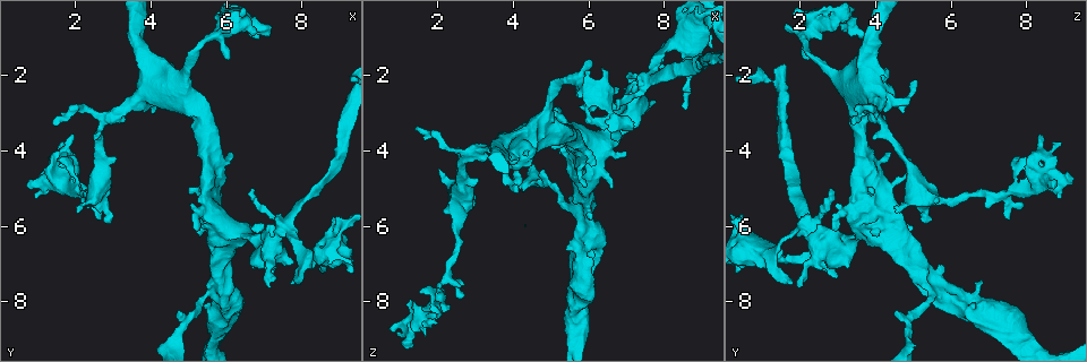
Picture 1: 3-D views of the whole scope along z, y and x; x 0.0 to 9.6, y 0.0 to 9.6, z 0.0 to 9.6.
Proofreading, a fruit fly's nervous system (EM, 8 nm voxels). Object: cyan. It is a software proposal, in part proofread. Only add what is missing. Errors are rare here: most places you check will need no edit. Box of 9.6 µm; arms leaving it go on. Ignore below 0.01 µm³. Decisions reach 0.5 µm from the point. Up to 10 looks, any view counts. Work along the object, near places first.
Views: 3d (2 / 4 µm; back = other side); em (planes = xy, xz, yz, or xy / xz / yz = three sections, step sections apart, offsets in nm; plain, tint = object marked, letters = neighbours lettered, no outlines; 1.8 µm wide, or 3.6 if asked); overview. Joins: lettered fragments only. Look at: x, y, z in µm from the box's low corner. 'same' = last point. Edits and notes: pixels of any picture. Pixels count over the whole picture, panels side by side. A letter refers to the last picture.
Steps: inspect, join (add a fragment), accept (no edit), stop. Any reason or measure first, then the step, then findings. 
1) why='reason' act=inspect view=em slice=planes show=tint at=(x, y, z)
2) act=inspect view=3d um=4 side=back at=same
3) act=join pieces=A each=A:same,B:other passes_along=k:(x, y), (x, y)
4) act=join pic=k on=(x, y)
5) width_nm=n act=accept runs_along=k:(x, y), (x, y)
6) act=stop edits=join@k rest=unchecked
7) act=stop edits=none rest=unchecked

why='branch point' act=inspect view=em slice=planes show=letters at=(2.35, 5.25, 7.35)

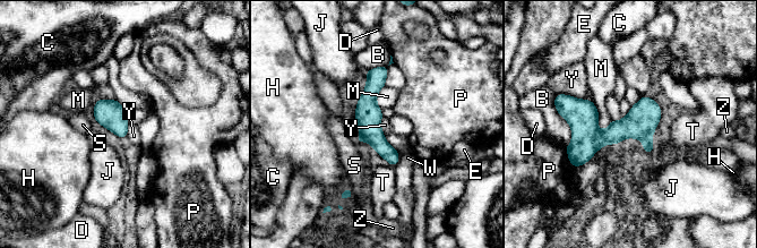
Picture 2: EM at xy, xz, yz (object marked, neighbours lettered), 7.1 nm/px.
act=accept each=B:other,C:other,D:other,E:other,H:other,J:other,M:other,P:other,S:other,T:other,W:other,Y:other,Z:other border=2:(559, 93), (584, 100) found='none of them fits'

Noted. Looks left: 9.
why='an open end' act=inspect view=em um=3.6 slice=planes show=letters at=(4.80, 8.35, 4.50)

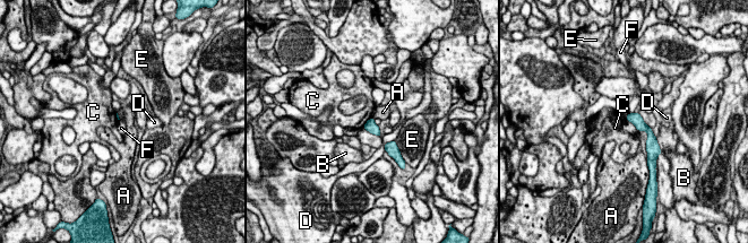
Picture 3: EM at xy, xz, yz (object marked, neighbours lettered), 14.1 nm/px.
act=accept each=A:other,B:other,C:other,D:other,E:other,F:other border=3:(628, 113), (625, 119) found='none of them fits'

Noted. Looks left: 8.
why='free end' act=inspect view=em slice=planes show=plain at=(7.10, 7.65, 1.90)

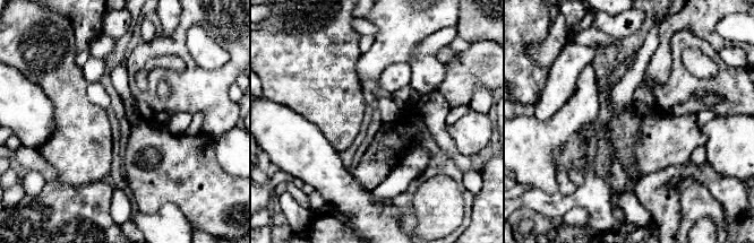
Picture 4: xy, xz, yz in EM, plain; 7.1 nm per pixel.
act=inspect view=em slice=planes show=tint at=same

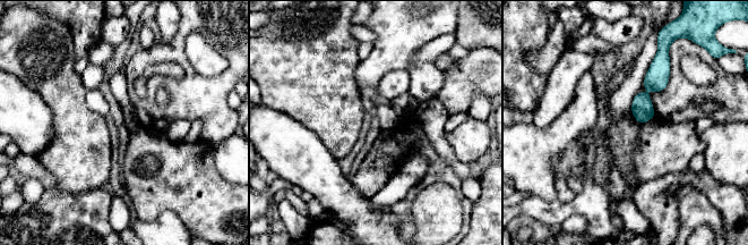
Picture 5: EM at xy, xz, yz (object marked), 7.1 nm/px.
act=inspect view=em slice=planes show=letters at=same

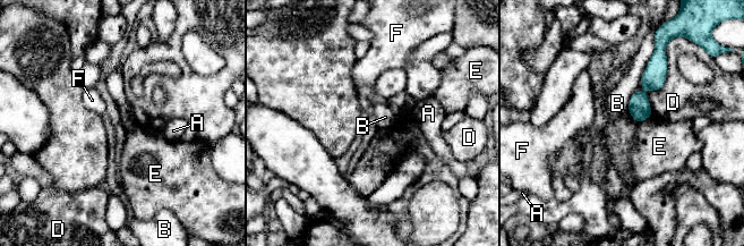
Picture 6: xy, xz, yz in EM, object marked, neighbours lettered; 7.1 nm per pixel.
act=accept each=A:other,B:other,D:other,E:other,F:other border=6:(655, 52), (639, 84) found='no lettered fragment goes on from it'

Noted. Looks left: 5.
why='thick end' act=inspect view=em slice=planes show=letters at=(3.95, 1.90, 4.30)

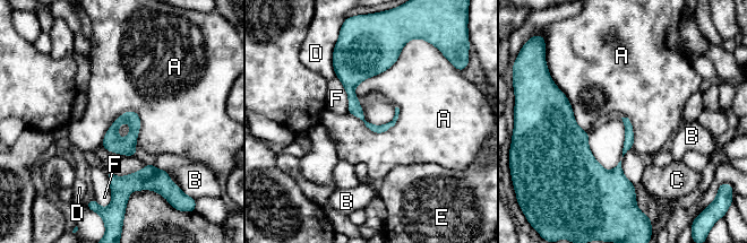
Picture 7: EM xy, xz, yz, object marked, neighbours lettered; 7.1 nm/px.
act=accept each=A:other,B:other,C:other,D:other,E:other,F:other found='no lettered fragment goes on from it'

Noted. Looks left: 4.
act=stop edits=none rest=unchecked

